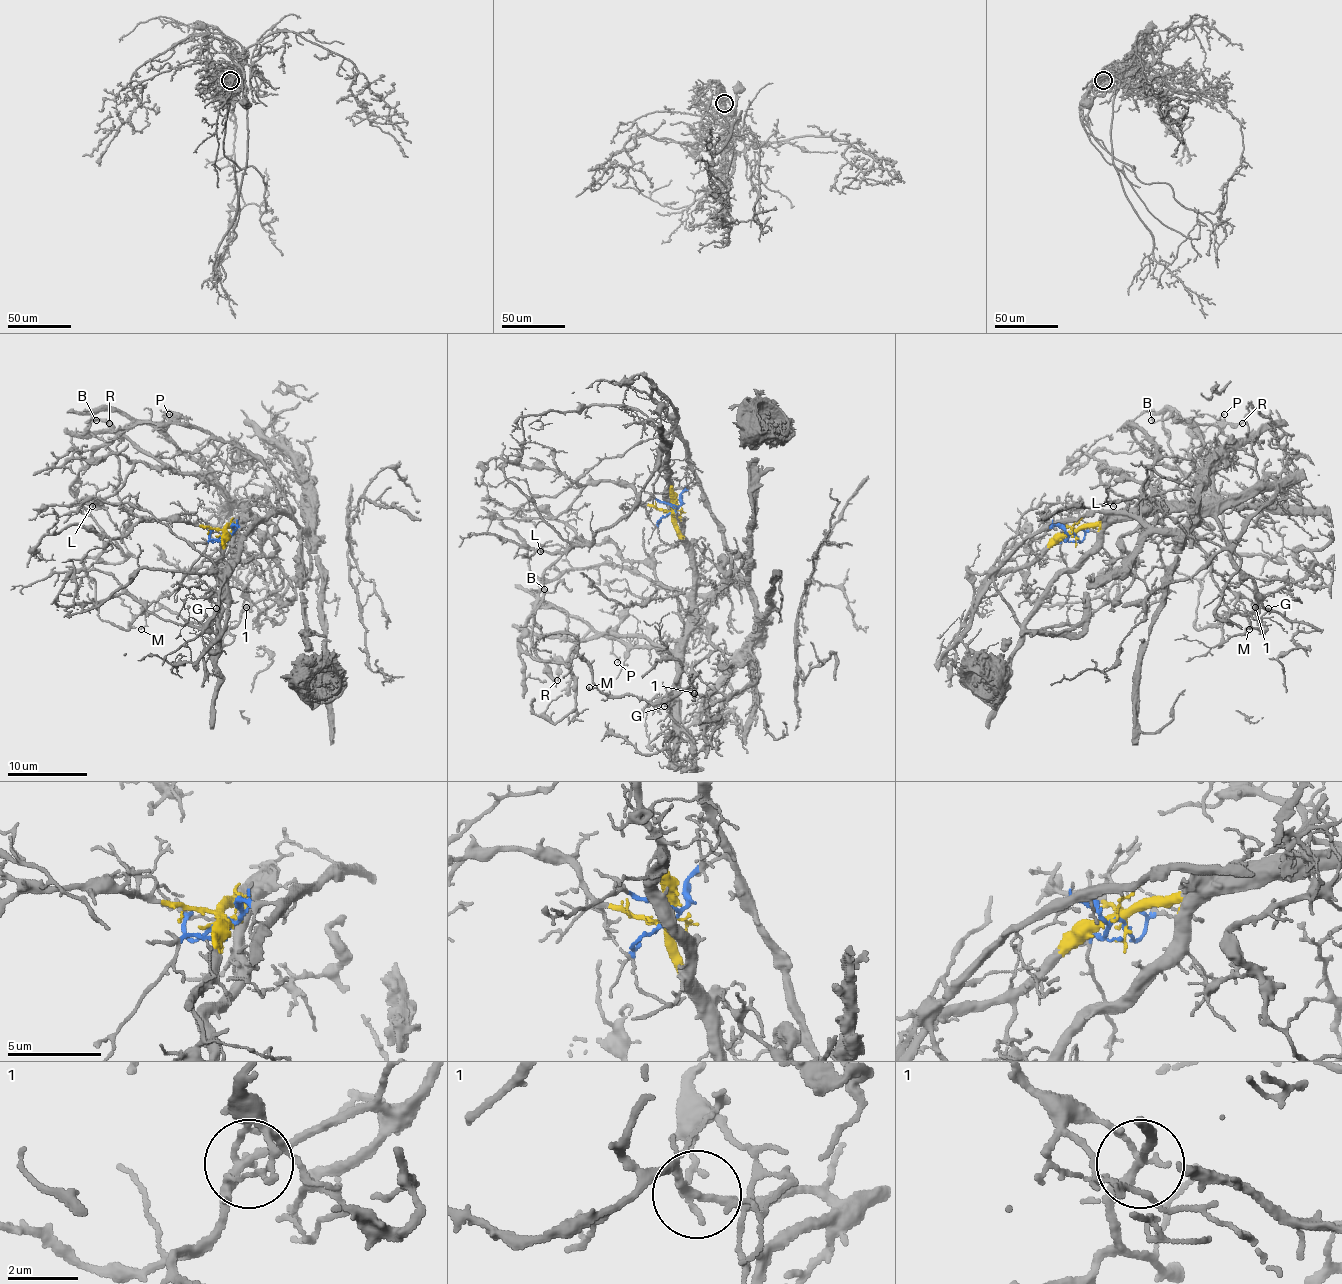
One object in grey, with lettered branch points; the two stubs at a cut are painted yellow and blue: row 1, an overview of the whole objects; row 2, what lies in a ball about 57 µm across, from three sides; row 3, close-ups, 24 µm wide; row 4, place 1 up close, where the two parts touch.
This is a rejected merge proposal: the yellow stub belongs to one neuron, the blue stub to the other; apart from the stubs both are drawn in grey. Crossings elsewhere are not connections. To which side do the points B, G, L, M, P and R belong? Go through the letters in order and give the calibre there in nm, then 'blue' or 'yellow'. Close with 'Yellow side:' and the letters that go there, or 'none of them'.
B: 90 nm | yellow
G: 110 nm | blue
L: 130 nm | yellow
M: 120 nm | blue
P: 140 nm | yellow
R: 200 nm | yellow
Yellow side: B, L, P, R

